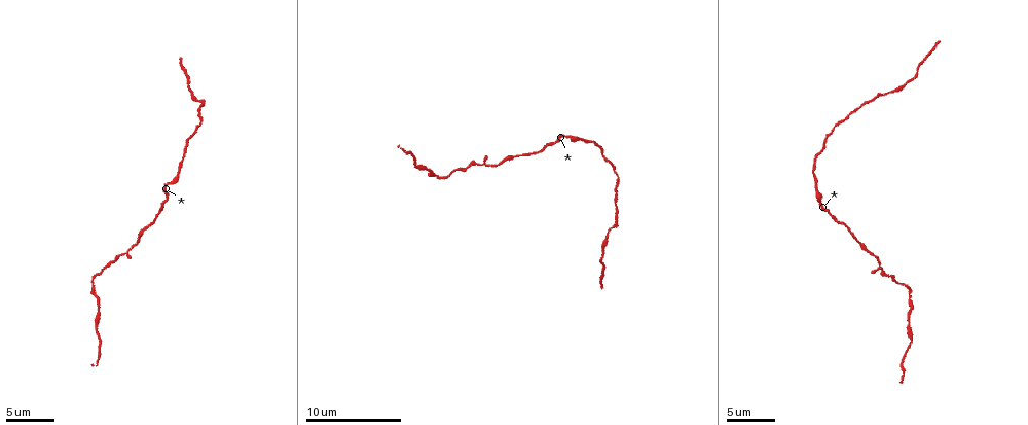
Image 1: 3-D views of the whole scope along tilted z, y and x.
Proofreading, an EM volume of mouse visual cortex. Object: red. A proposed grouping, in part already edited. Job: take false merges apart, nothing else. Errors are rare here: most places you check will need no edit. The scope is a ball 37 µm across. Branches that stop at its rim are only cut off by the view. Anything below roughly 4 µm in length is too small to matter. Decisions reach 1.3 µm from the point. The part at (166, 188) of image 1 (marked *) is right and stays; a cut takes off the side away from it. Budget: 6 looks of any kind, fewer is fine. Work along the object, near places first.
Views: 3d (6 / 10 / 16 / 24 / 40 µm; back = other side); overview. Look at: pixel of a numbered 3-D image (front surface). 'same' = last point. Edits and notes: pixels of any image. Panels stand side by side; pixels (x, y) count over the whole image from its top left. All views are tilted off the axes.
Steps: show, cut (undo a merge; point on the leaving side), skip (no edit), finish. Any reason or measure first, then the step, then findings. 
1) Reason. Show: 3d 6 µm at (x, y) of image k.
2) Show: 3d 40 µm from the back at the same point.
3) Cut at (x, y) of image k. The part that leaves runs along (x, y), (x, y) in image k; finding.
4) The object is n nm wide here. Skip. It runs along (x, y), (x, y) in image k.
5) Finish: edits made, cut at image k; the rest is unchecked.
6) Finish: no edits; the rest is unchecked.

Side arm on a straight run. Show: 3d 10 µm at (479, 163) of image 1.

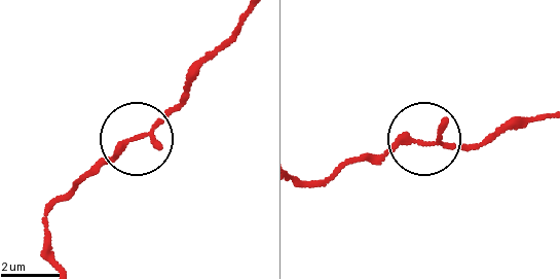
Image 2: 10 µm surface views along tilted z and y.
Skip. It runs along (246, 11), (191, 69), (176, 104), (94, 170) in image 2; one neuron here.

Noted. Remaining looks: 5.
Thick turns thin. Show: 3d 10 µm at (438, 179) of image 1.

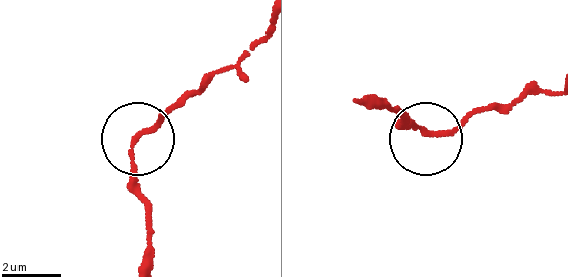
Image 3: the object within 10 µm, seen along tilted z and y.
Skip. It runs along (262, 36), (170, 103), (138, 139), (142, 207) in image 3; all the same neuron.

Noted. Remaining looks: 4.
Thin neck. Show: 3d 10 µm at (196, 100) of image 1.

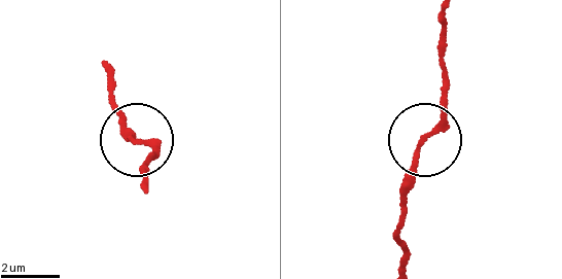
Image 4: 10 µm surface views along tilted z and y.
Skip. It runs along (446, 13), (440, 110), (401, 195) in image 4; one neuron here.

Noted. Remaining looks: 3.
Finish: no edits; the rest is unchecked.

